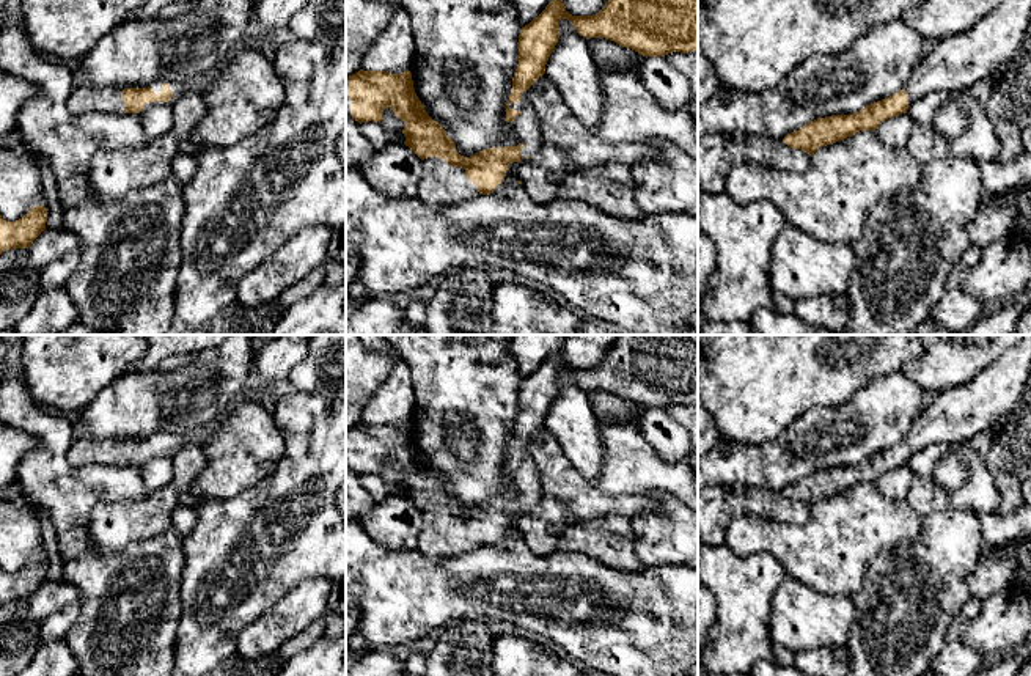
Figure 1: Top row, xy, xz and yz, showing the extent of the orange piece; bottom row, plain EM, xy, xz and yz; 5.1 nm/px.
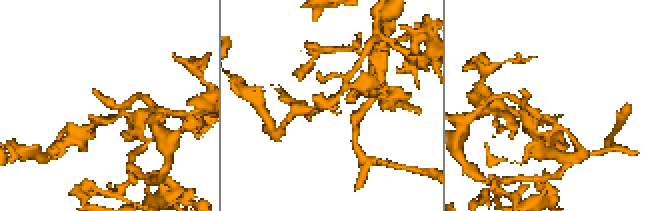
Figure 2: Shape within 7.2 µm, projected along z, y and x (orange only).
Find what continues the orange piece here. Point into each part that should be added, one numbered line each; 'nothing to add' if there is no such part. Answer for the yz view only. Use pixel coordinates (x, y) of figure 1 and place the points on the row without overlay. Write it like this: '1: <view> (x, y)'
1: yz (959, 414)

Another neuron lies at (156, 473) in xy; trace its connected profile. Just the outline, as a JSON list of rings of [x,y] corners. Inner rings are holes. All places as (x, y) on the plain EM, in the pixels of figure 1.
[[[173,456],[152,457],[137,467],[141,475],[145,494],[135,500],[141,500],[170,483],[173,473]]]

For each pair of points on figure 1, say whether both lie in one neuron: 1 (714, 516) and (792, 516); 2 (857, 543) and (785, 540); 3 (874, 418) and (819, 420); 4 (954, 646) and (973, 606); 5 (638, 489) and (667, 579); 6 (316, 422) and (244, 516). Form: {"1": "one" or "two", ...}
{"1": "one", "2": "one", "3": "one", "4": "one", "5": "two", "6": "one"}

